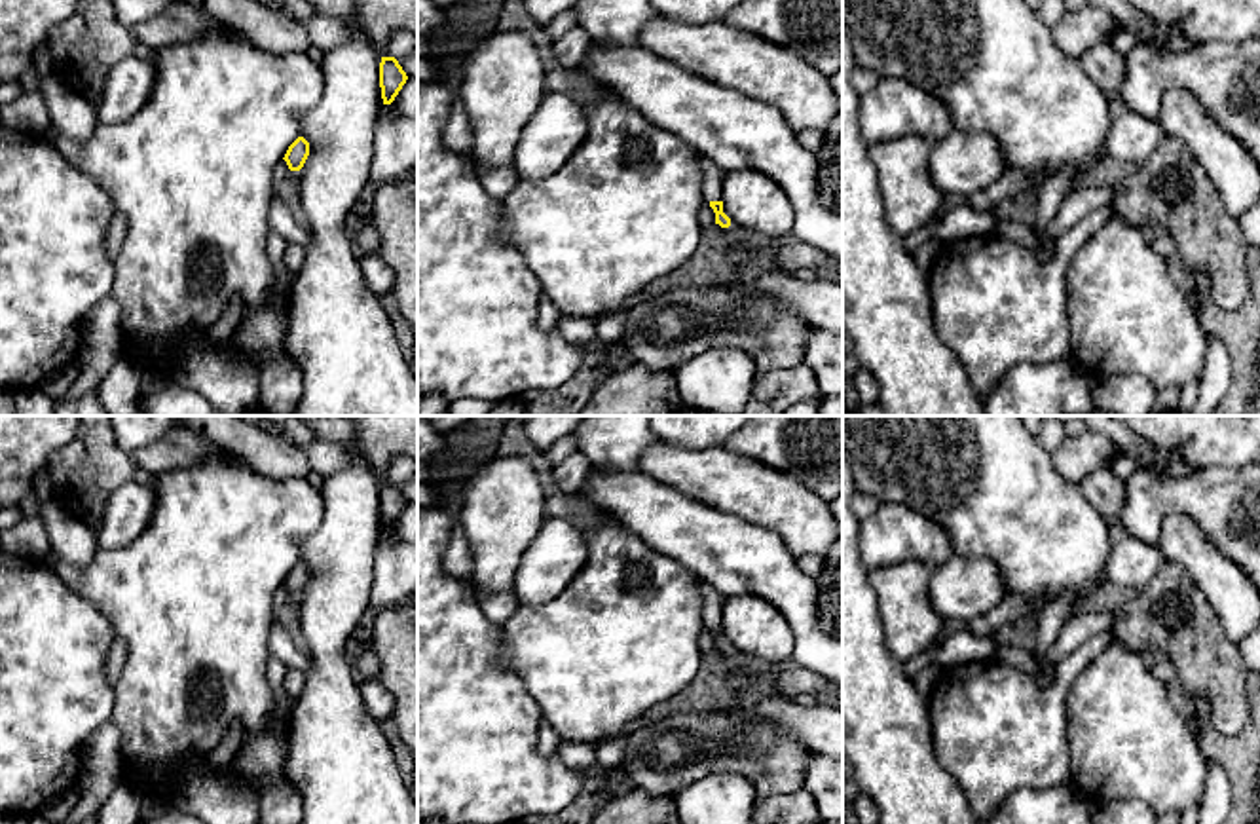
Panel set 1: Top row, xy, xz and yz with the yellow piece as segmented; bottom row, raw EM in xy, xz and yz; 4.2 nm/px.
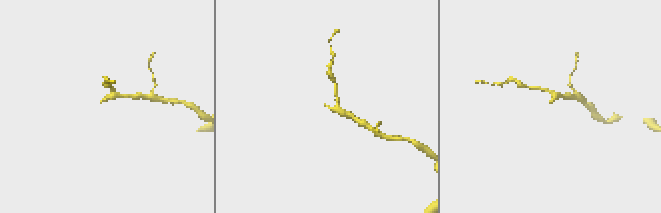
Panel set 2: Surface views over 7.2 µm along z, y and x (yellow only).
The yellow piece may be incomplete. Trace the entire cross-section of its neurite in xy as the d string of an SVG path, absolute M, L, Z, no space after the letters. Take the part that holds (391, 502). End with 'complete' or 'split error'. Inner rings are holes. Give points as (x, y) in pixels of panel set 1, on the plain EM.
M381 482L380 513L383 530L391 530L395 526L406 505L408 501L395 482Z; complete

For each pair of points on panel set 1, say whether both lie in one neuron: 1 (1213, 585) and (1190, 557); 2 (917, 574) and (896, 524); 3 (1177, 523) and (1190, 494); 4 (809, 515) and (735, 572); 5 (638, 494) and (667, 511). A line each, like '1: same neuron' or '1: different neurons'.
1: same neuron
2: different neurons
3: different neurons
4: different neurons
5: same neuron

